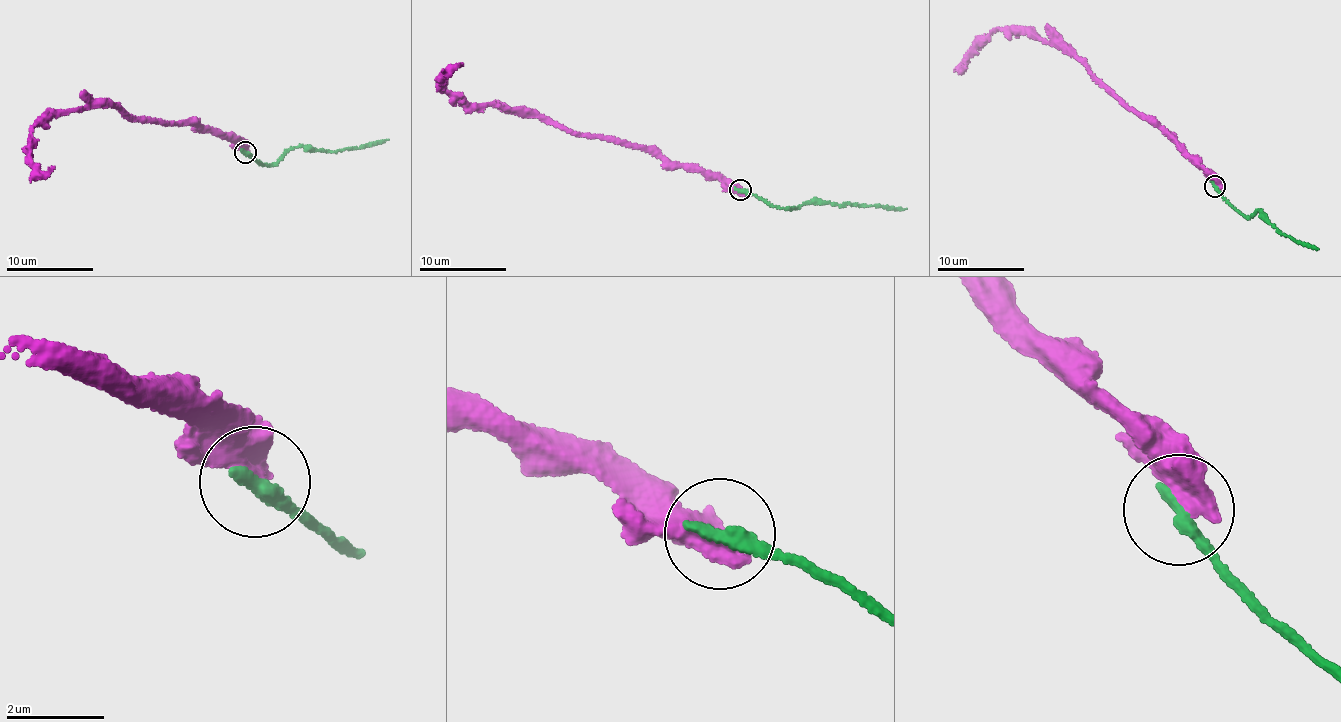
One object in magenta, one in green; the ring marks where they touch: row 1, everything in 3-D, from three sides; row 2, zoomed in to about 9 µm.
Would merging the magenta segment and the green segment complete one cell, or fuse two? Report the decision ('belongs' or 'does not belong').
does not belong

